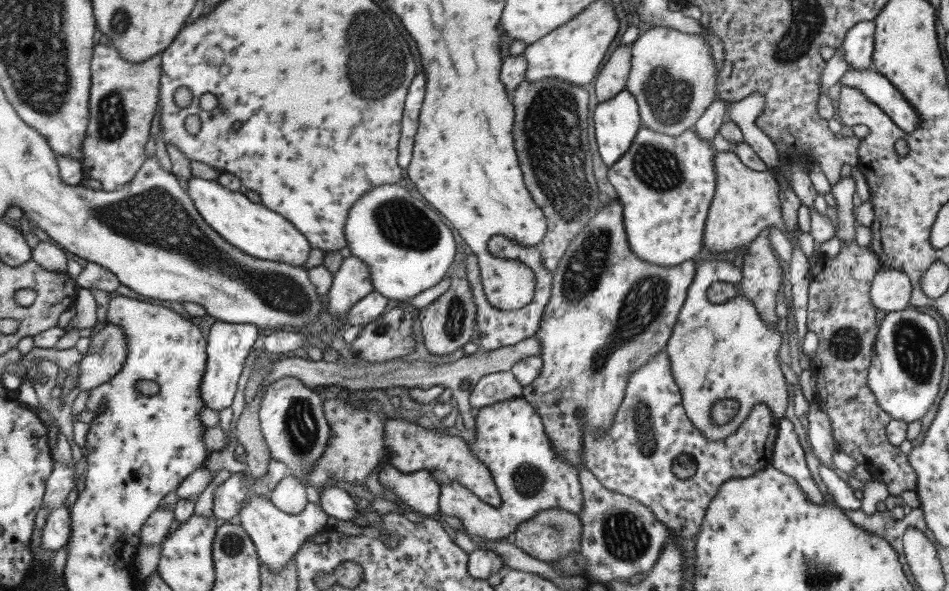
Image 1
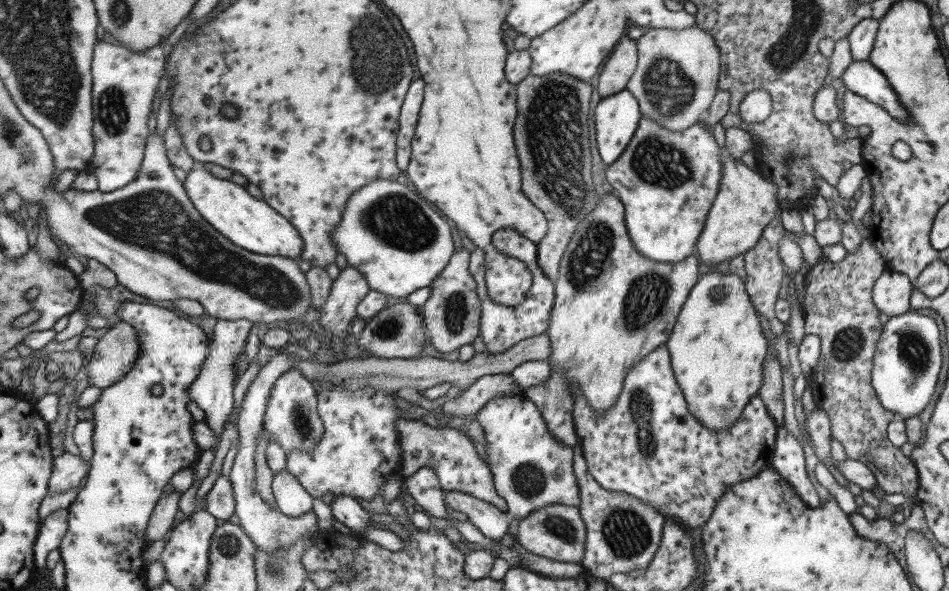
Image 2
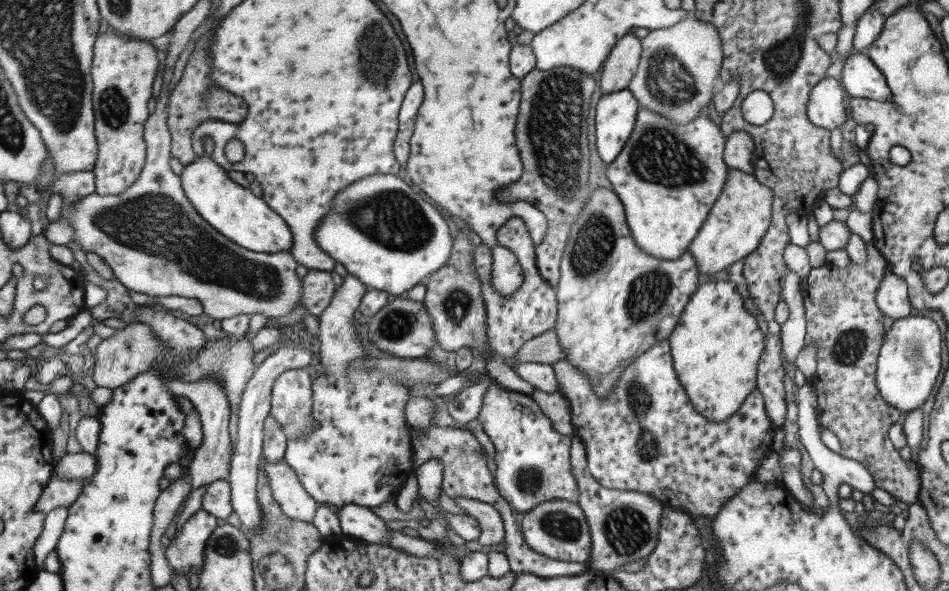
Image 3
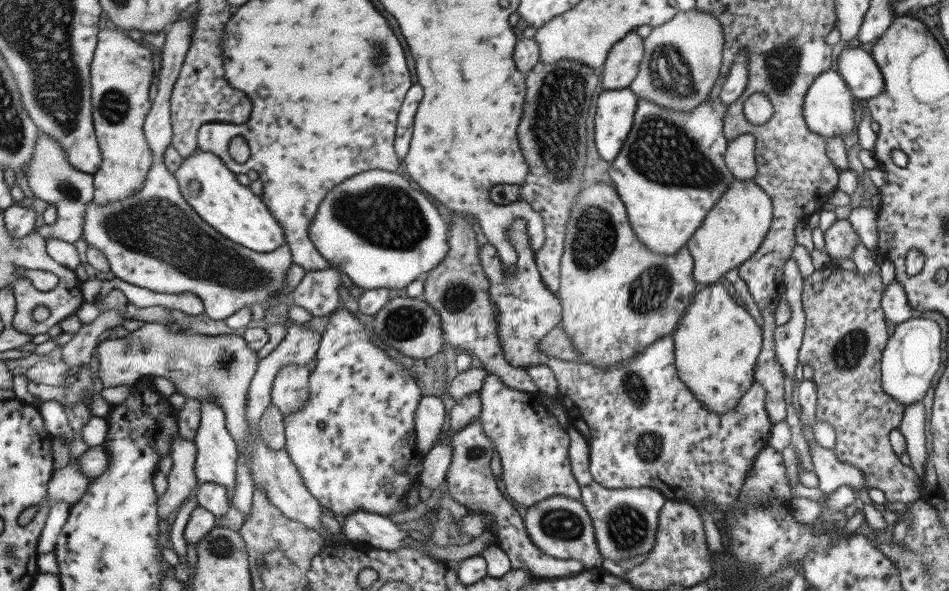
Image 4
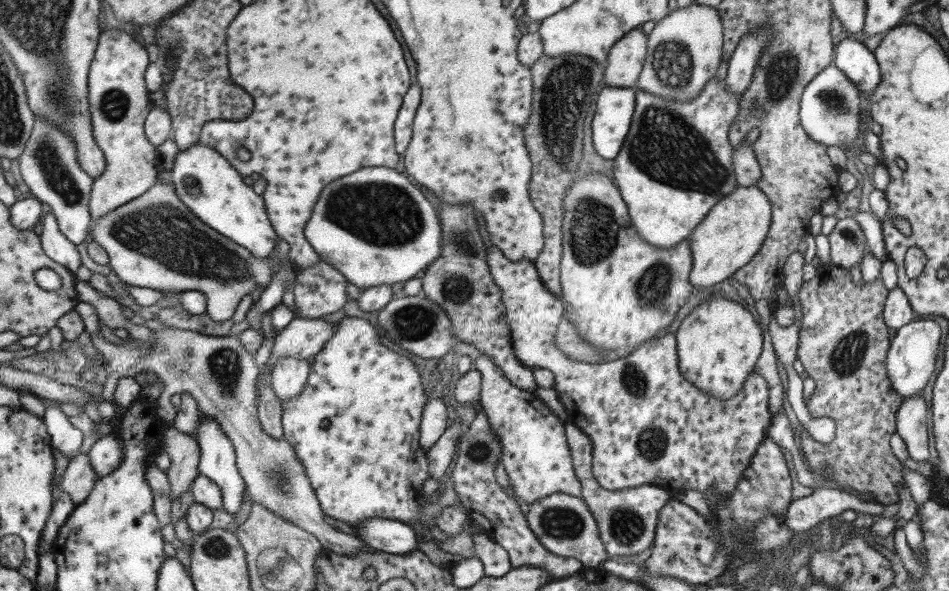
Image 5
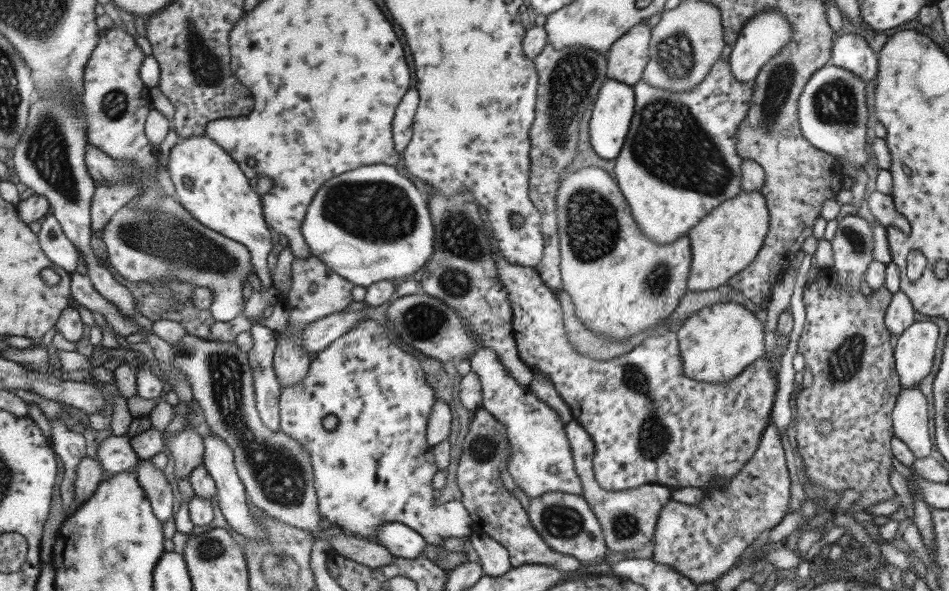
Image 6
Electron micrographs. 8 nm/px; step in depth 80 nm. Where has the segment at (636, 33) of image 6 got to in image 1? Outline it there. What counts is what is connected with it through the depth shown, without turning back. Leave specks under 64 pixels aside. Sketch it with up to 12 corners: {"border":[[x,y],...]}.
{"border":[[620,44],[594,77],[597,102],[625,86],[630,44]]}

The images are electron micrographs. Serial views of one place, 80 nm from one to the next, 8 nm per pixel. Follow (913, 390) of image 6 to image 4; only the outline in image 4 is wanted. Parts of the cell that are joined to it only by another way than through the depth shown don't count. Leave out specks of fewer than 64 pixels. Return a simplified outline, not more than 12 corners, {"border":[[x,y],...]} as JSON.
{"border":[[921,401],[904,407],[897,428],[910,467],[924,475],[925,411]]}

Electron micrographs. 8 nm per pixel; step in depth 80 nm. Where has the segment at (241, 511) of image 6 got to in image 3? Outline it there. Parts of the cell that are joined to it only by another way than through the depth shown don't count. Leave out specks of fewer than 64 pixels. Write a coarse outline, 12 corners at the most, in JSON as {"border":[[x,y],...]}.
{"border":[[213,377],[178,384],[203,438],[189,461],[190,490],[229,474],[230,406]]}

